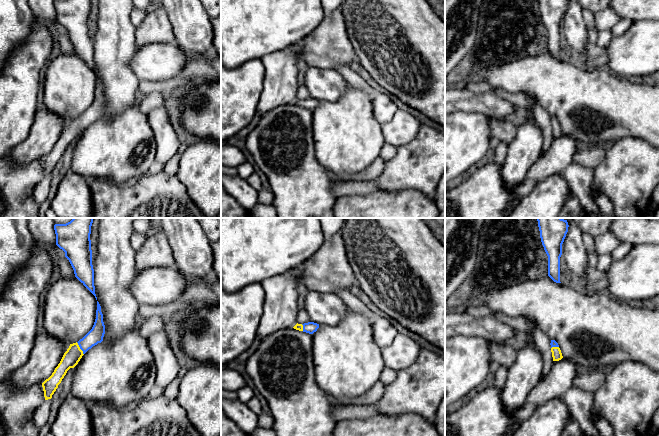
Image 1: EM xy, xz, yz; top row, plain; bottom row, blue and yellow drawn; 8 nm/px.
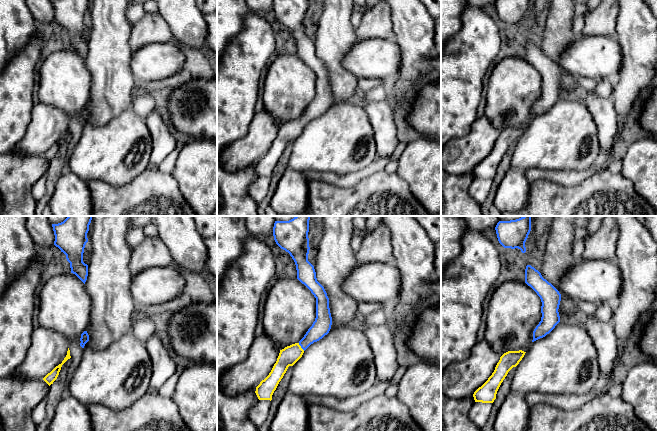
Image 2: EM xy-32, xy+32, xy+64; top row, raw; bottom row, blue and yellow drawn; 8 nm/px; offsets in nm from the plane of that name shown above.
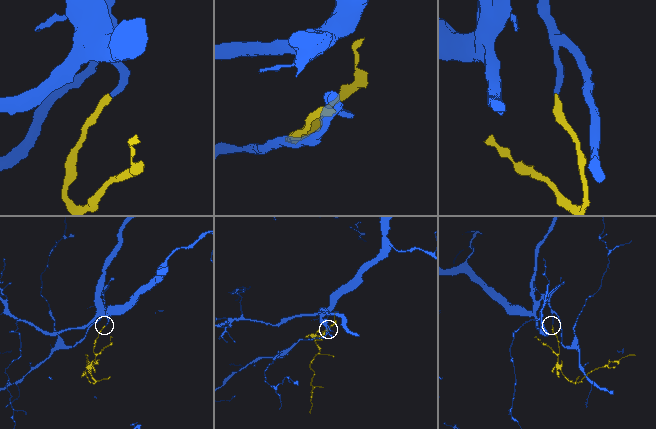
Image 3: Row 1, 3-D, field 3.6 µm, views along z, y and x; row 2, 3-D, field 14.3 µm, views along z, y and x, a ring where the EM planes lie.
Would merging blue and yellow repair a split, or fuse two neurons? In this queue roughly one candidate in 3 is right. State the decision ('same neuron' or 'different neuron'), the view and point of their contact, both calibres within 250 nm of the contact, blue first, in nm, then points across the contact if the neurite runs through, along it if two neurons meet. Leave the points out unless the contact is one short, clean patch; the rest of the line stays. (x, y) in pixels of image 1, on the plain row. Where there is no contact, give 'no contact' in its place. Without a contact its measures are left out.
same neuron; meets blue in xy at (80, 124); 120 nm thick on the blue side, 140 nm on the other; runs through xy (95, 111), (80, 124), (72, 132)

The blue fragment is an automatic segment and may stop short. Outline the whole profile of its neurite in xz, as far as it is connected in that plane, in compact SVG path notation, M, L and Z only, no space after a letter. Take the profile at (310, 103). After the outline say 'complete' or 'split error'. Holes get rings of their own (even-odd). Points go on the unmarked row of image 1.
M308 98L308 99L304 99L304 100L297 99L293 104L296 106L299 106L299 107L313 110L319 104L319 100L314 99L314 98Z | split error

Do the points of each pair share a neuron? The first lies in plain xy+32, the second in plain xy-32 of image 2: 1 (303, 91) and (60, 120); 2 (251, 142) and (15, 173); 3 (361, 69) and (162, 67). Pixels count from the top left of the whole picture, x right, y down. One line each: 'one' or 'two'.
1: two
2: two
3: one

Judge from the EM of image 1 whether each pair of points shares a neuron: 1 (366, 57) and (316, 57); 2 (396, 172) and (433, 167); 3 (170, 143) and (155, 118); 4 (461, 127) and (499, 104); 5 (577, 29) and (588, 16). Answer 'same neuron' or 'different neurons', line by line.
1: different neurons
2: same neuron
3: same neuron
4: different neurons
5: different neurons

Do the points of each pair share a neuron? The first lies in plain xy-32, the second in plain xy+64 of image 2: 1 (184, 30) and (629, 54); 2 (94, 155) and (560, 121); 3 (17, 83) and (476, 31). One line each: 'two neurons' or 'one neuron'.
1: one neuron
2: one neuron
3: one neuron

